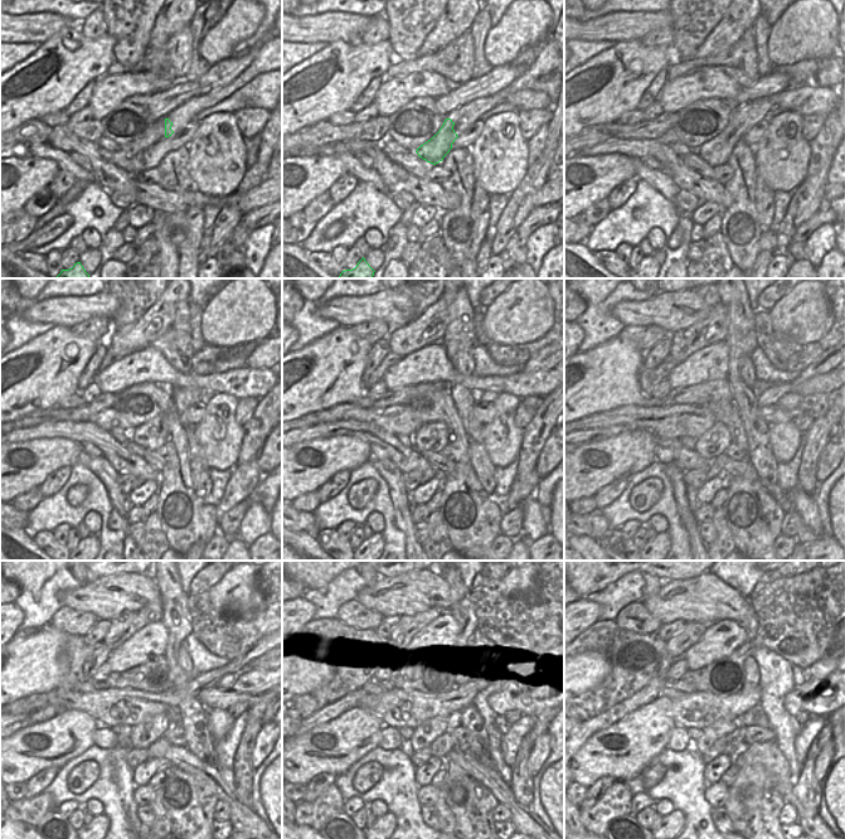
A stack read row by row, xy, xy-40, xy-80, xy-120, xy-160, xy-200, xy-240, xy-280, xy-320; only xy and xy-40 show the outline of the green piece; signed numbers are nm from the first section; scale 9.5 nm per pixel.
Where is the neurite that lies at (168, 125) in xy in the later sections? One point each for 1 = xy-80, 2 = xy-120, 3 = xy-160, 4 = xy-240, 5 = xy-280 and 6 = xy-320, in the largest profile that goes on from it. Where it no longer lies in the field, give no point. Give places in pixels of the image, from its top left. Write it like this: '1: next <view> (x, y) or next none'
1: next xy-80 (717, 151)
2: next xy-120 (151, 435)
3: next xy-160 (433, 436)
4: next xy-240 (142, 735)
5: next xy-280 (425, 735)
6: next xy-320 (719, 728)

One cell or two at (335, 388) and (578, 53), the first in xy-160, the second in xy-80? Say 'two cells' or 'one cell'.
two cells

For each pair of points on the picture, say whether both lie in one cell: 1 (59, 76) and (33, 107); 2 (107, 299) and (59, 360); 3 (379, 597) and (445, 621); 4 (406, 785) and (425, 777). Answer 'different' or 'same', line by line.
1: same
2: different
3: different
4: different

